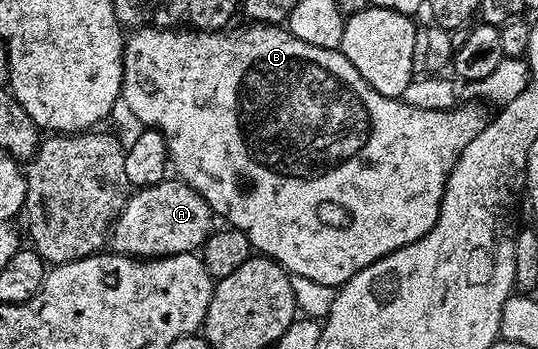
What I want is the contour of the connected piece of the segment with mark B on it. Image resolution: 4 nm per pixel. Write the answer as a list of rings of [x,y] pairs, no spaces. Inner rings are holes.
[[[247,23],[244,26],[244,29],[228,28],[226,31],[139,27],[128,32],[123,42],[122,104],[127,104],[128,111],[140,121],[140,126],[158,129],[162,133],[174,172],[176,169],[179,172],[176,174],[209,202],[212,213],[222,220],[224,217],[227,220],[224,222],[230,228],[240,229],[249,239],[252,250],[270,257],[291,274],[305,276],[316,283],[341,287],[353,279],[357,271],[421,239],[435,226],[447,176],[451,174],[461,151],[465,151],[465,147],[469,147],[469,143],[473,143],[473,139],[477,139],[479,132],[486,127],[488,114],[483,114],[483,105],[479,103],[460,104],[447,111],[425,111],[421,107],[407,105],[398,97],[386,97],[373,91],[373,87],[361,79],[357,67],[353,67],[353,63],[349,63],[339,49],[313,47],[313,43],[297,39],[286,28],[275,23]]]

